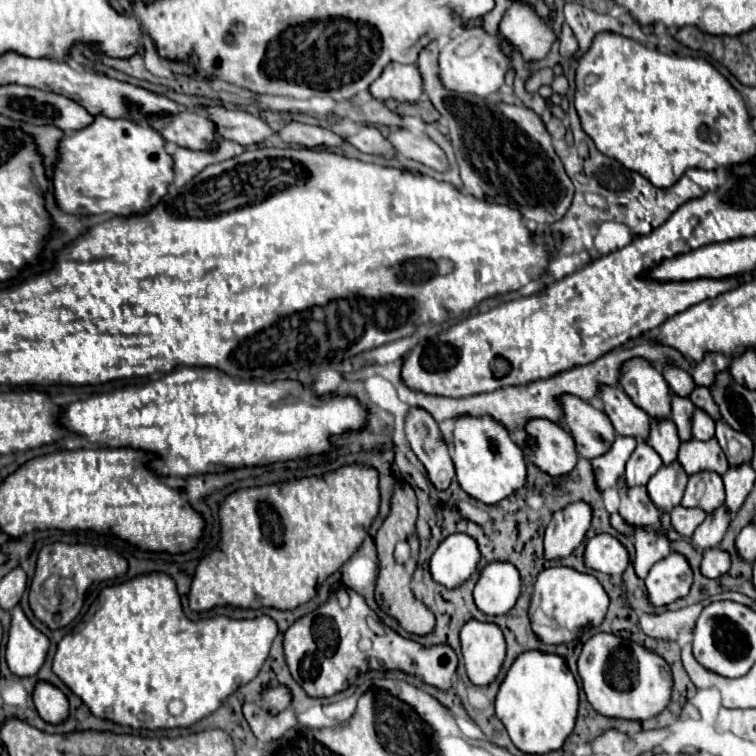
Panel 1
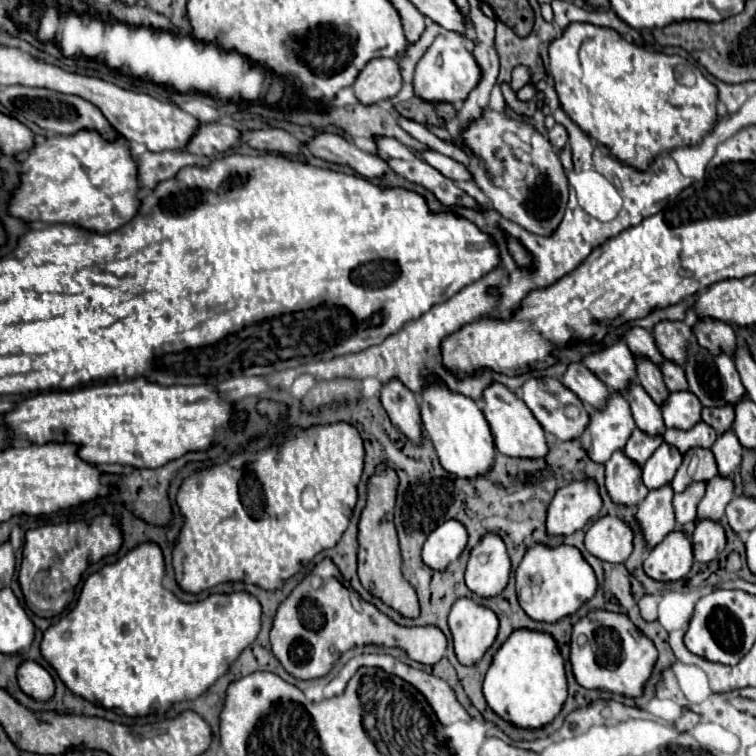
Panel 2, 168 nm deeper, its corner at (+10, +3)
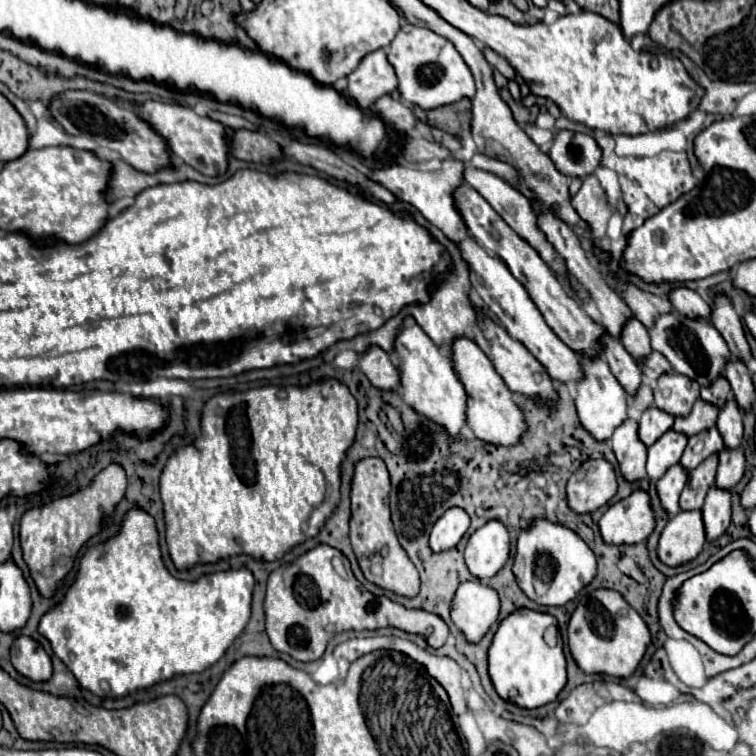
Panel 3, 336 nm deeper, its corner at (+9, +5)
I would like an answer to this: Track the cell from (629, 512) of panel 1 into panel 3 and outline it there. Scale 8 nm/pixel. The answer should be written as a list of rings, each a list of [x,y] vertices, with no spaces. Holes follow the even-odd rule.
[[[625,420],[619,428],[615,428],[615,434],[611,438],[613,452],[619,462],[619,470],[627,482],[643,480],[645,474],[645,460],[647,460],[647,448],[637,438],[637,422]]]

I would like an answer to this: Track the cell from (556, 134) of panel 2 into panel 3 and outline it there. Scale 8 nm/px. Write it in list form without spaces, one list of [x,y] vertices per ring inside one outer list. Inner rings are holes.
[[[559,130],[555,134],[549,156],[563,174],[585,178],[599,166],[601,150],[587,134]]]

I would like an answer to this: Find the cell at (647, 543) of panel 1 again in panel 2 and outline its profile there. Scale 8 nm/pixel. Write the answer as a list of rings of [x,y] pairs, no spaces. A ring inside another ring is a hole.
[[[670,484],[650,490],[648,496],[638,504],[636,518],[644,530],[644,538],[648,546],[656,546],[676,528],[674,520],[674,508],[672,508],[672,496],[674,490]]]

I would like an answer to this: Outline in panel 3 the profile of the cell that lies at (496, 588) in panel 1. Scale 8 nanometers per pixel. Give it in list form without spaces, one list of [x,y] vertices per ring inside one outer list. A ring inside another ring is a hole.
[[[497,520],[475,530],[465,546],[465,564],[479,580],[493,578],[509,560],[511,544],[505,526]]]

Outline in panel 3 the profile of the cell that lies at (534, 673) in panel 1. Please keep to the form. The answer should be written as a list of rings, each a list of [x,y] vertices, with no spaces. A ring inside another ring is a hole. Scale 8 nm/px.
[[[521,608],[521,610],[515,610],[513,614],[509,614],[501,624],[499,624],[499,630],[493,638],[493,644],[489,648],[489,676],[491,676],[491,682],[493,682],[493,688],[495,692],[503,698],[503,692],[507,692],[507,700],[519,708],[527,708],[527,710],[533,710],[533,708],[541,708],[549,702],[555,702],[559,692],[565,688],[567,684],[567,672],[565,672],[565,656],[563,656],[563,648],[561,648],[561,642],[551,648],[545,640],[543,640],[543,632],[551,626],[551,624],[557,624],[557,620],[549,614],[541,614],[541,612],[533,612],[533,610],[527,610],[527,608]],[[509,692],[517,692],[517,696],[509,696]]]

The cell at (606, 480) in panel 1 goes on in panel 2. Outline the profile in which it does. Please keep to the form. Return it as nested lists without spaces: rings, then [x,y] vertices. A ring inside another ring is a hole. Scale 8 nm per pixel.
[[[612,390],[604,408],[590,410],[590,424],[580,442],[594,462],[606,462],[618,448],[624,448],[636,422],[622,392]]]

